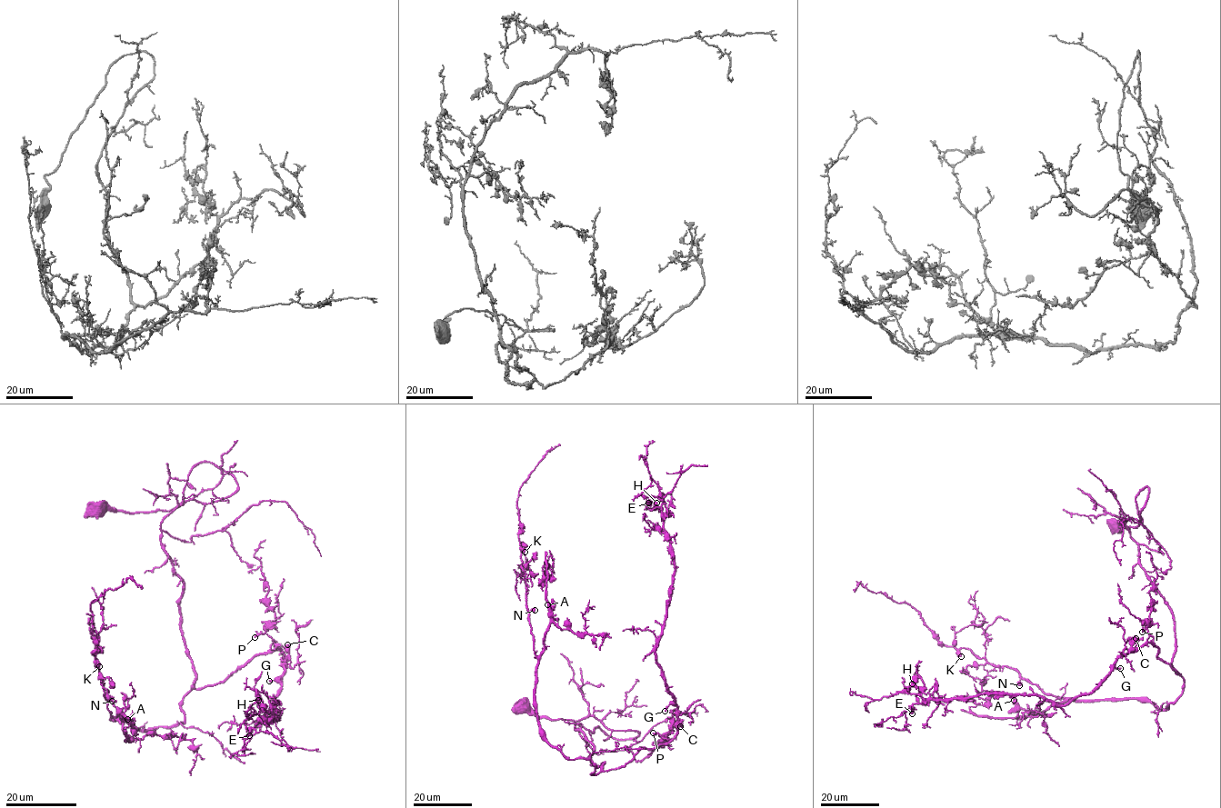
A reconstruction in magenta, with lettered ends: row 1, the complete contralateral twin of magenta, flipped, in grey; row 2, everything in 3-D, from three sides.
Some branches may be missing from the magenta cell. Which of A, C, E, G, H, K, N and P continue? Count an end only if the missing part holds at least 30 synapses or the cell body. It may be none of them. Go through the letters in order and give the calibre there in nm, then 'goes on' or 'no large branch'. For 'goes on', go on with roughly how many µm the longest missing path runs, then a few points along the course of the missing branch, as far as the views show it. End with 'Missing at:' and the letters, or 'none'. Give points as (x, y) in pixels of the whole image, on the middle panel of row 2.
A: calibre 650 nm; no large branch
C: calibre 440 nm; no large branch
E: calibre 650 nm; no large branch
G: calibre 240 nm; no large branch
H: calibre 600 nm; no large branch
K: calibre 360 nm; no large branch
N: calibre 700 nm; no large branch
P: calibre 320 nm; no large branch
Missing at: none

